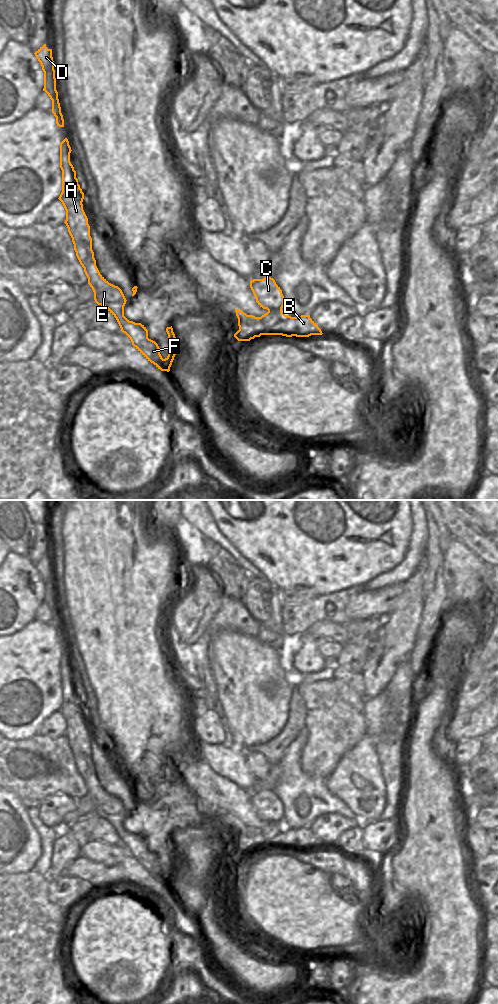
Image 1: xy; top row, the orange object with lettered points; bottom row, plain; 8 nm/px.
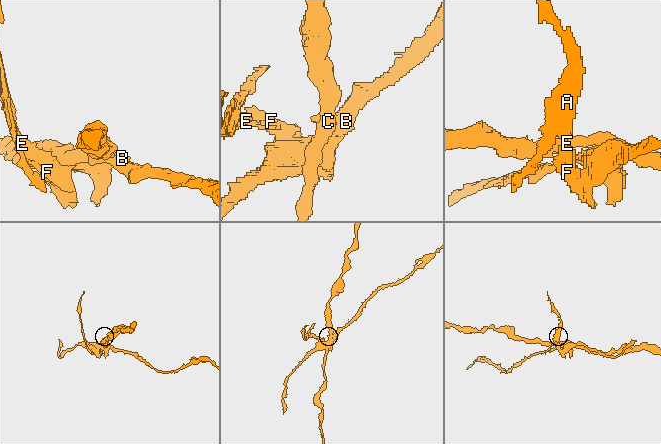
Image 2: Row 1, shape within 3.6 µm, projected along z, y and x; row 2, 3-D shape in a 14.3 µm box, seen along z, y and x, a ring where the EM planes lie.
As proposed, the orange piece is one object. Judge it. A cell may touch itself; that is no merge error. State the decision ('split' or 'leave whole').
split

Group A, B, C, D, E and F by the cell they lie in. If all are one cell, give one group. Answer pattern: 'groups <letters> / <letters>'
groups A B D E F / C

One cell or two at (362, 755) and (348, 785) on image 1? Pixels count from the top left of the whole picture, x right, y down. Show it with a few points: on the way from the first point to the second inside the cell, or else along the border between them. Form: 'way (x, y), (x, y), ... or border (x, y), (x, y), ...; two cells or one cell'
way (361, 762), (350, 774), (349, 778); one cell

